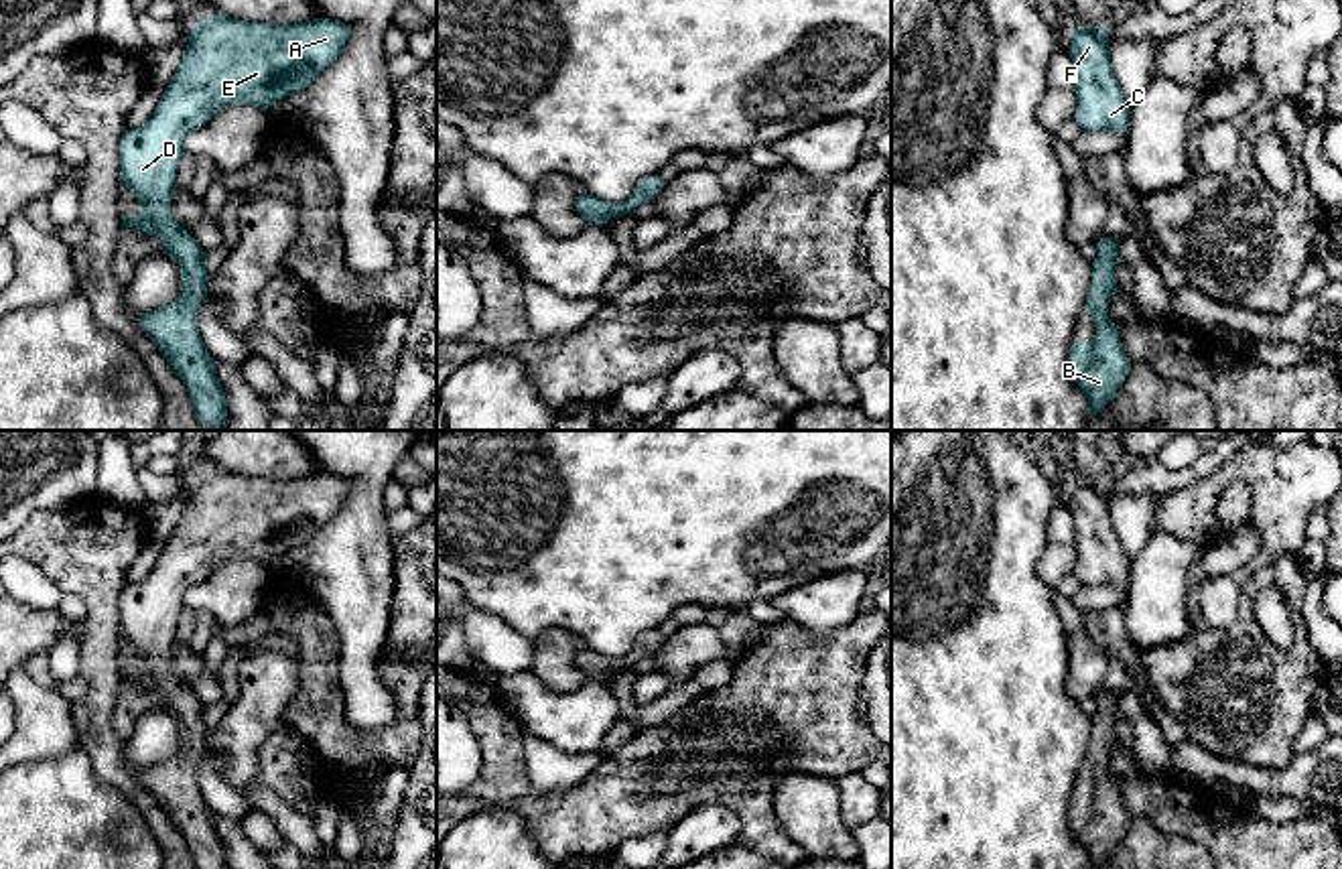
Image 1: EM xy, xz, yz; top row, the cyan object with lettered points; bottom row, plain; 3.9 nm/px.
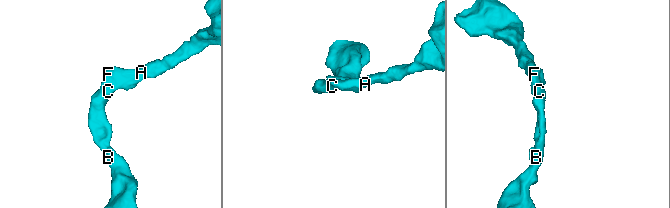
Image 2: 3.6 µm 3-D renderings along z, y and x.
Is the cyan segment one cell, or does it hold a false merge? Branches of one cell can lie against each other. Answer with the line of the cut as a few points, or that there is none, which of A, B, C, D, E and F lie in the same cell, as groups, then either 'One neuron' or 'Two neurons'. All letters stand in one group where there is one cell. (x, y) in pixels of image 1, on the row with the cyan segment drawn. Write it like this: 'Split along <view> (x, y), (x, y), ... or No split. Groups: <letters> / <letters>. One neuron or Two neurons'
No split. Groups: A B C D E F. One neuron

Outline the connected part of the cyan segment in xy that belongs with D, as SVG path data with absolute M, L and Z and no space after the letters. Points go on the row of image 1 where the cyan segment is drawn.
M213 12L191 26L179 69L150 120L120 138L120 175L140 203L122 227L136 227L164 244L181 266L181 294L140 319L187 386L199 422L221 430L227 398L199 329L197 313L207 296L207 254L171 215L173 189L189 134L225 106L272 104L303 91L341 55L351 28L331 18L294 24L246 22Z

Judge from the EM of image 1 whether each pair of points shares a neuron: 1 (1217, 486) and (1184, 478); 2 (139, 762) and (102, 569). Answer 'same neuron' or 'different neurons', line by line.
1: different neurons
2: different neurons

